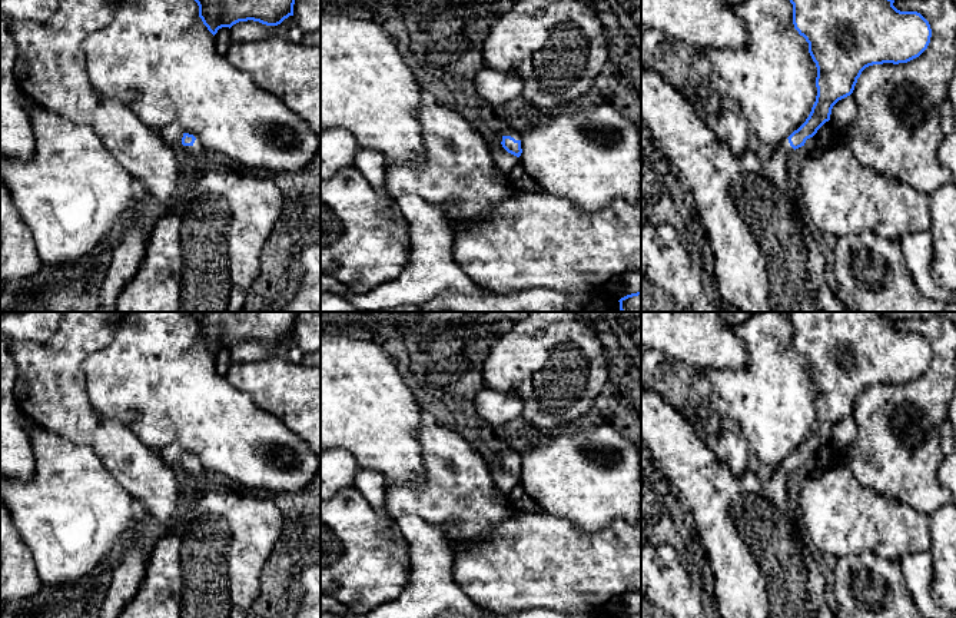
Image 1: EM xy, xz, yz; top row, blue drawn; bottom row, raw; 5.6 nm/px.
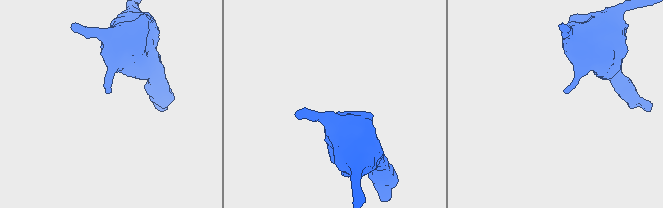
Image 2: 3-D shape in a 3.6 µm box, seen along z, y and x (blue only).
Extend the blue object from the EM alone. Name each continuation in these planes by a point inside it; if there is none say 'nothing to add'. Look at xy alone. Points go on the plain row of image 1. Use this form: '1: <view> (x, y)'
1: xy (211, 564)

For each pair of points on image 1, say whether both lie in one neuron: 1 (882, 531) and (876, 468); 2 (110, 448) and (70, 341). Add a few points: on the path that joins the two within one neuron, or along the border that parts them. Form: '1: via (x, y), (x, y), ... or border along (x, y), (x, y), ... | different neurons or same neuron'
1: border along (852, 472), (862, 484), (909, 507) | different neurons
2: via (83, 421), (70, 408), (70, 368) | same neuron

